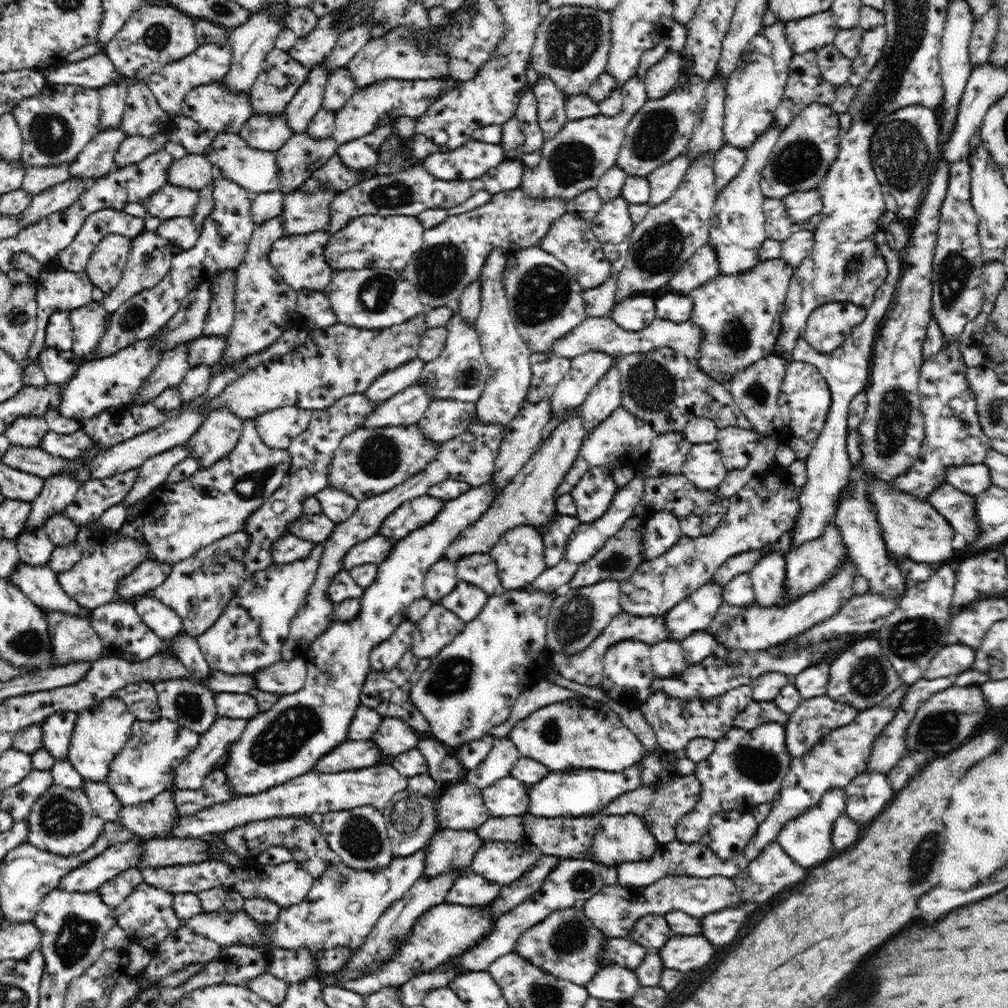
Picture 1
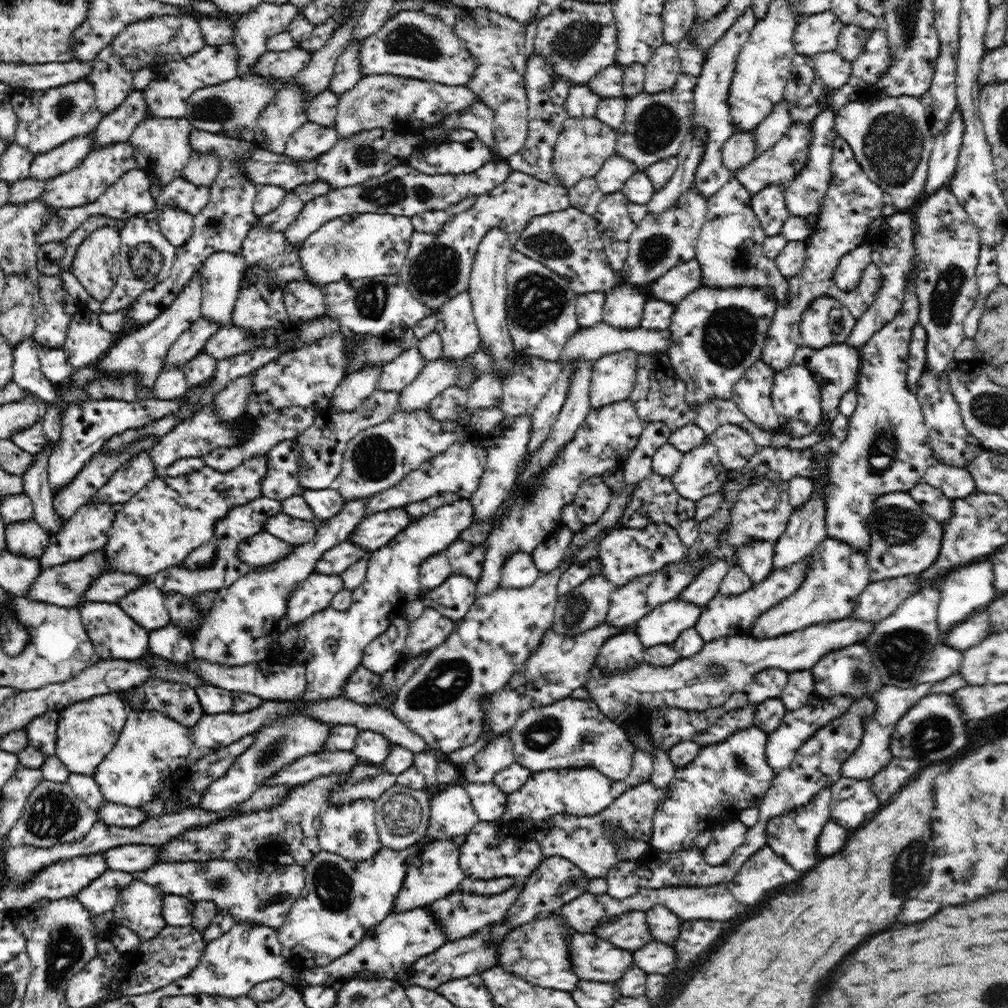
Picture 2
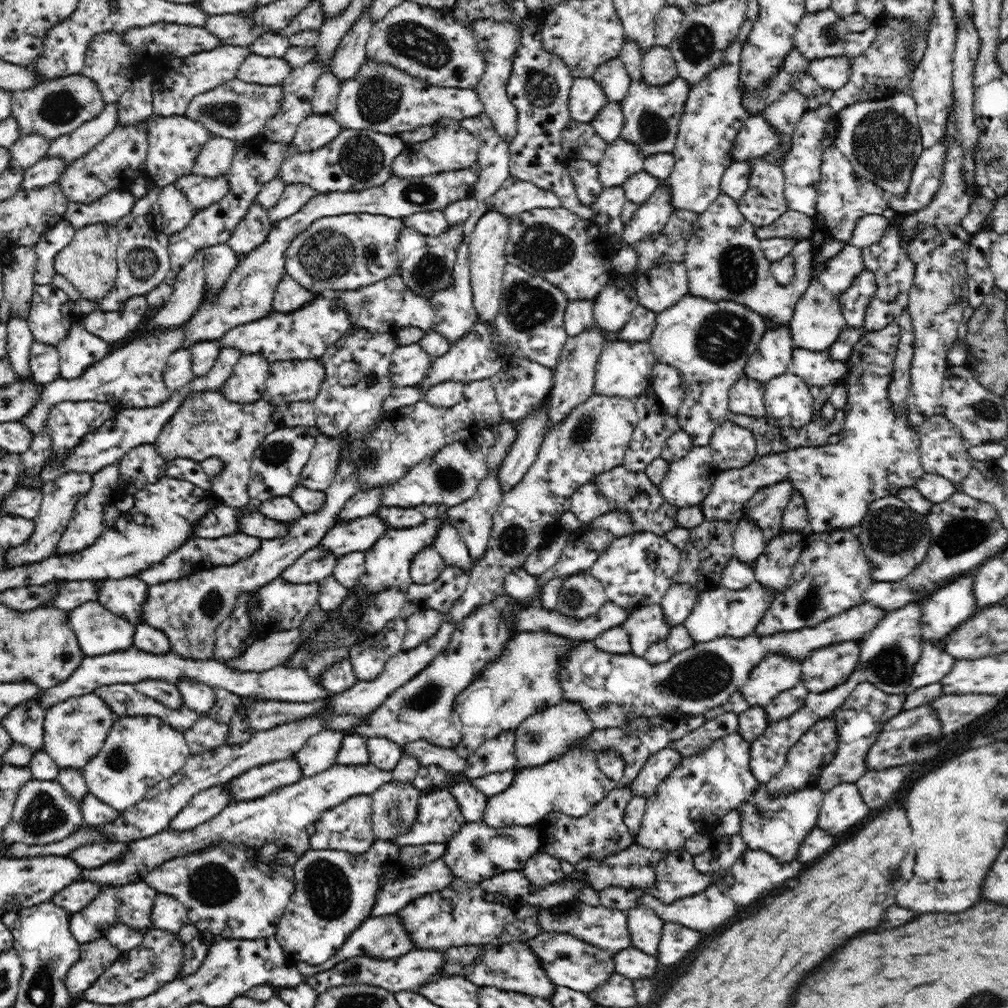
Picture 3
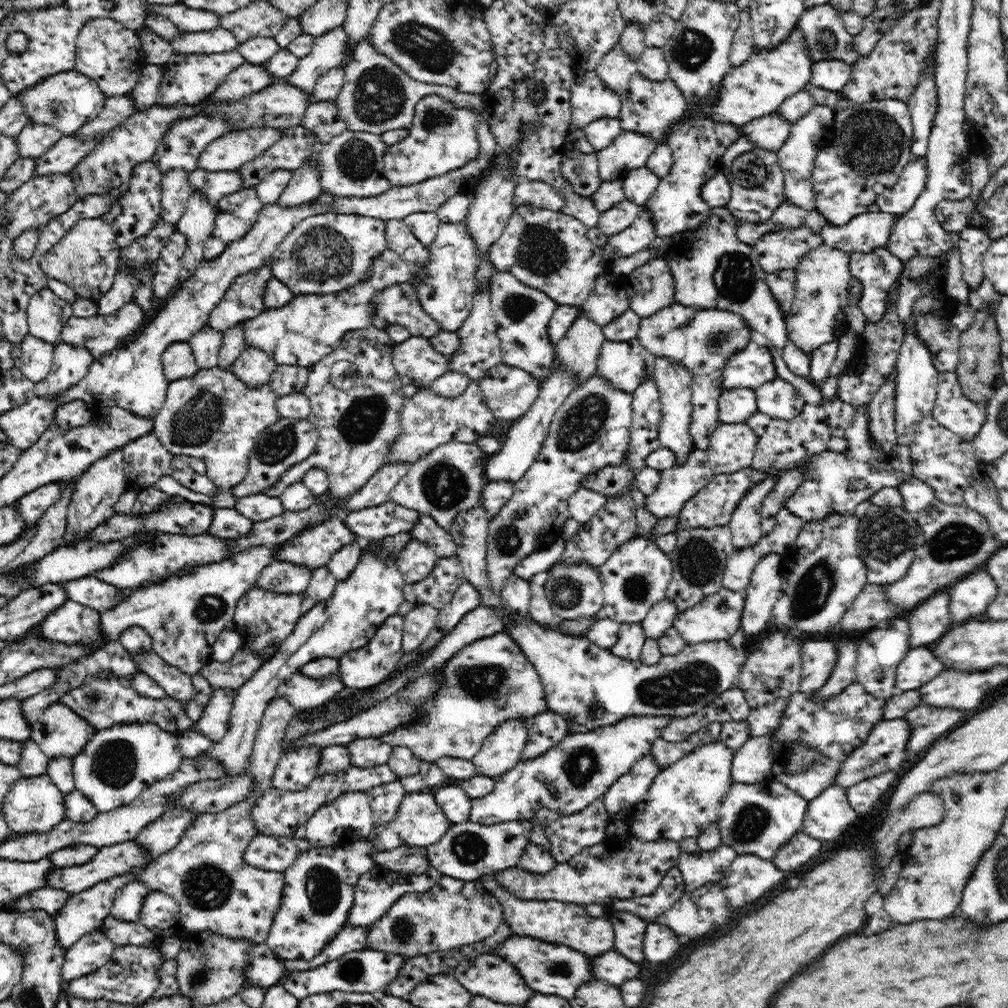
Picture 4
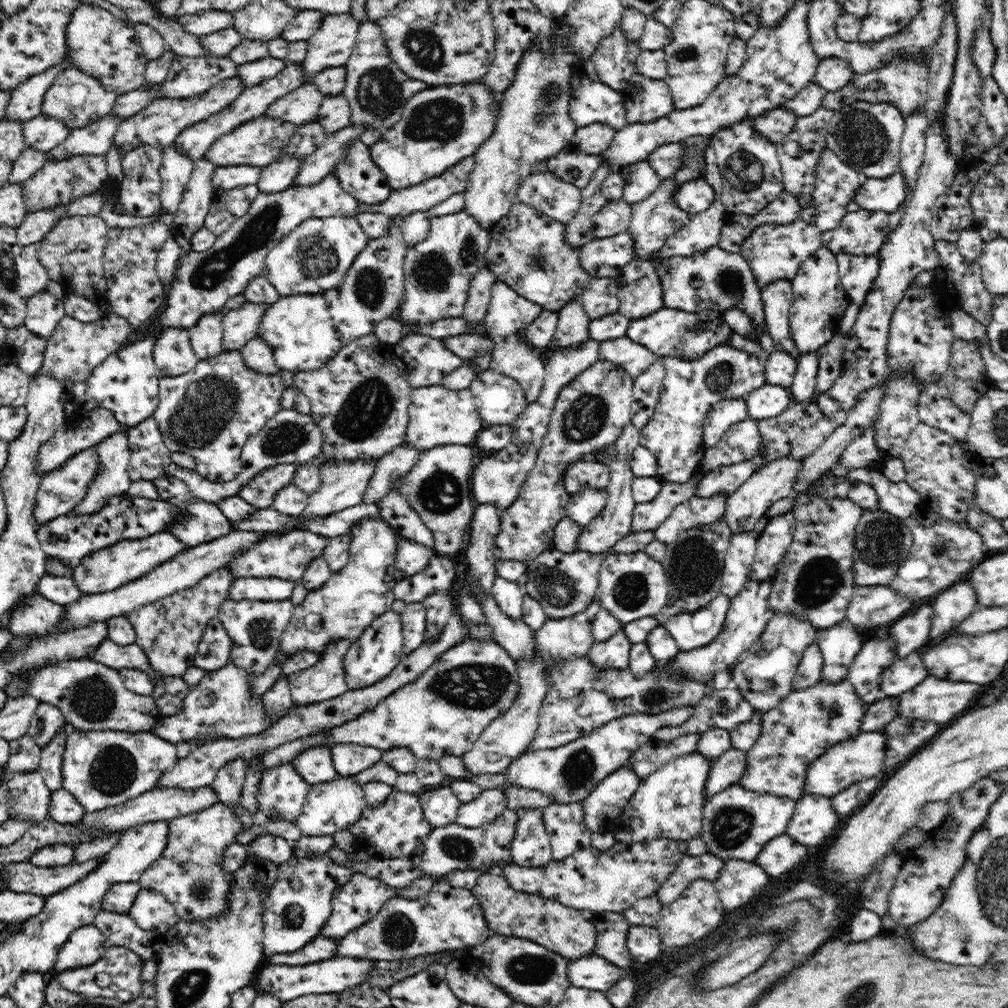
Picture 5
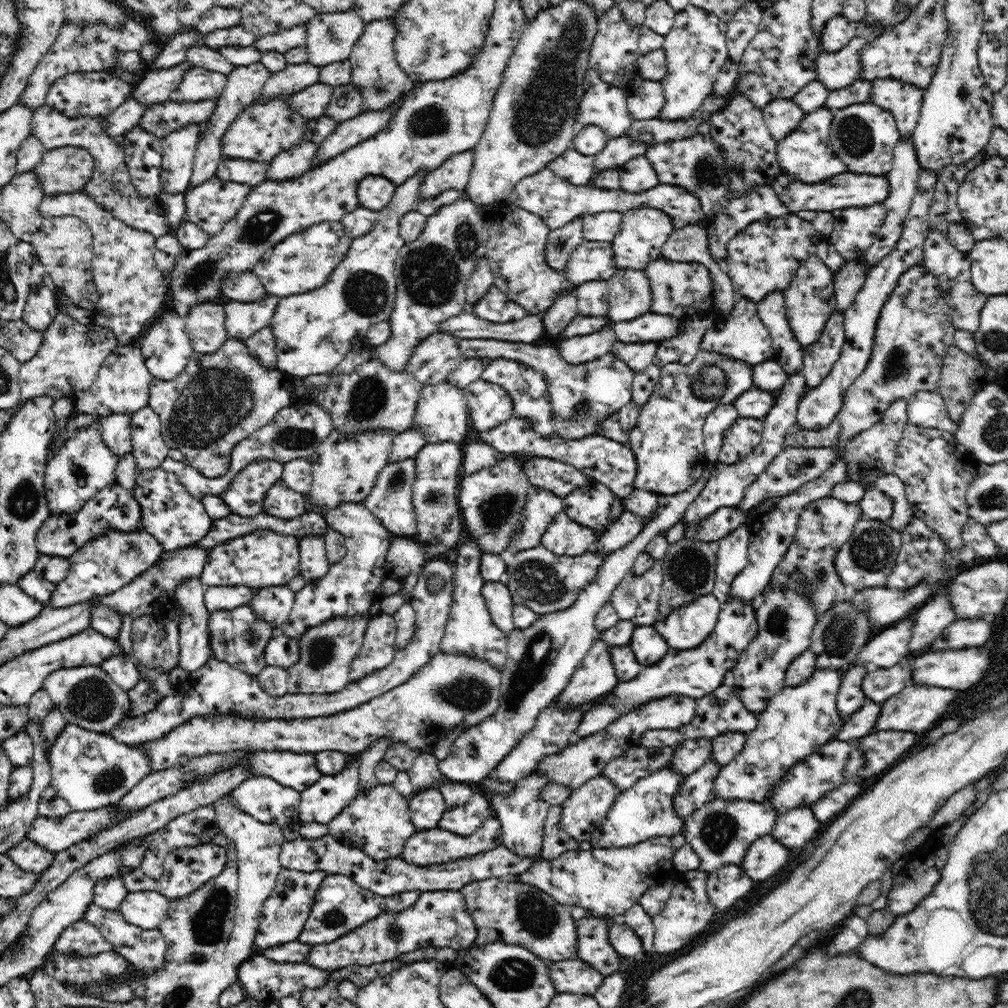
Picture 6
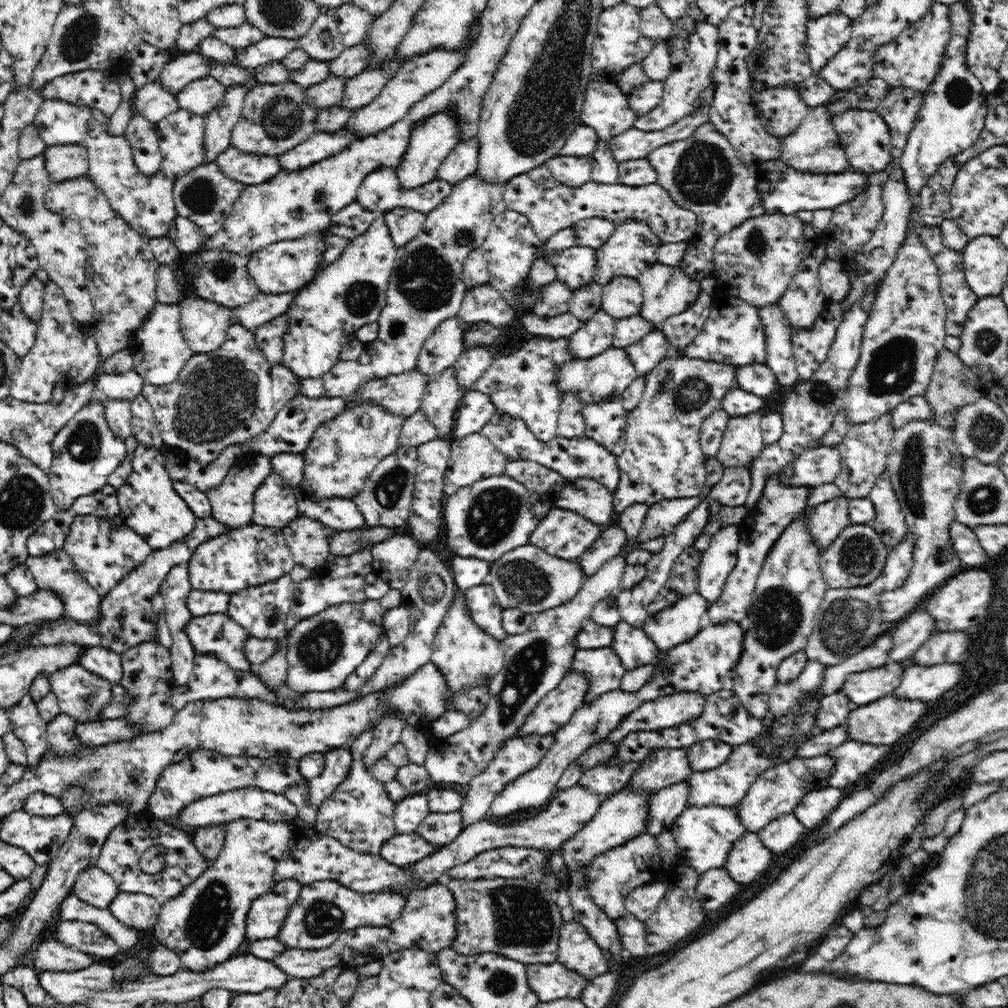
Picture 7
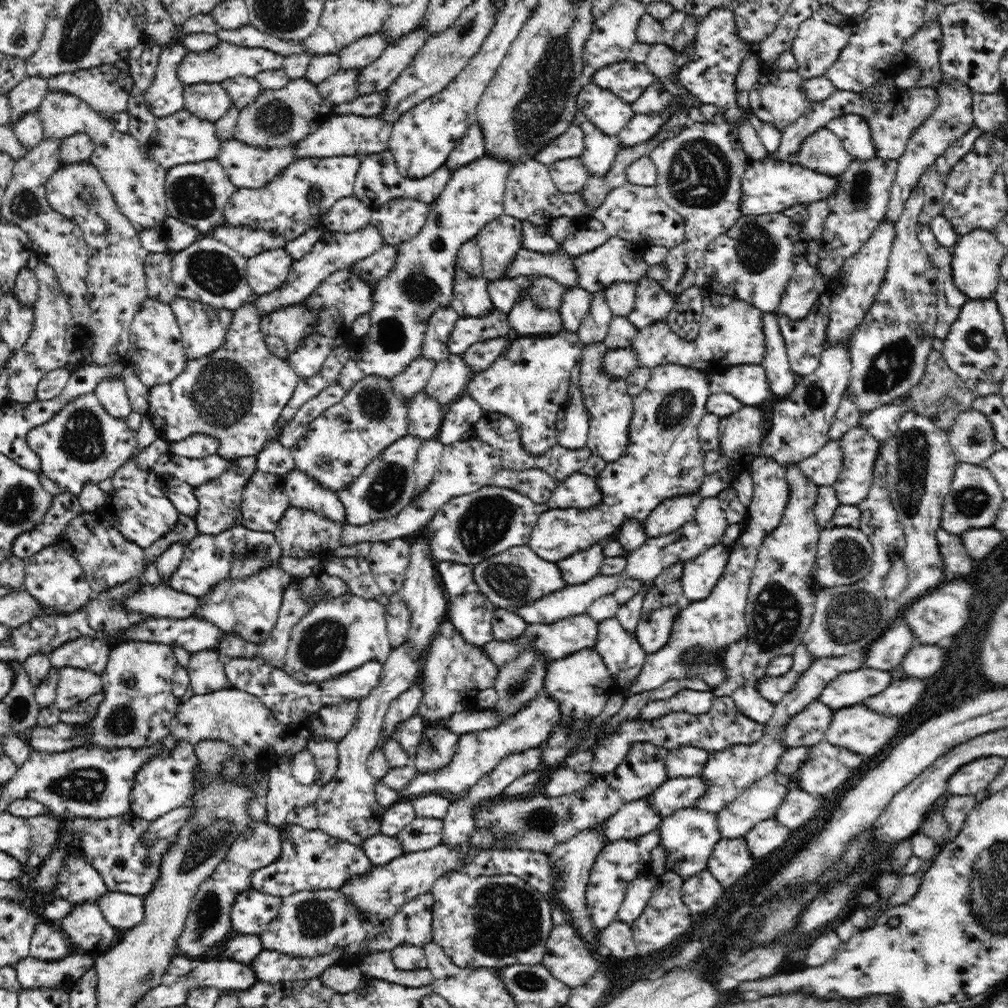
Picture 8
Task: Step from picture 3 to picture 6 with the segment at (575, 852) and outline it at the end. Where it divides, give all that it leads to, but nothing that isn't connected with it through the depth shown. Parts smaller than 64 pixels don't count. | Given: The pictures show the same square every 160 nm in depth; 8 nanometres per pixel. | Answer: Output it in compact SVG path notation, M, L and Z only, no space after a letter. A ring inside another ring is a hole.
M560 805L551 806L544 823L544 838L540 848L540 858L544 860L556 859L568 850L578 848L579 842L558 827L558 820L560 820Z

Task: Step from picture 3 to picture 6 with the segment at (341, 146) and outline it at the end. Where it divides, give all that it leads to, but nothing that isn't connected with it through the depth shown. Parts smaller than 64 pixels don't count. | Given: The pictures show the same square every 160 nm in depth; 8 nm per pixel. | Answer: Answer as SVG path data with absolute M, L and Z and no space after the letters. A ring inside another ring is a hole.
M366 175L357 186L358 206L378 212L388 206L396 188L385 176Z

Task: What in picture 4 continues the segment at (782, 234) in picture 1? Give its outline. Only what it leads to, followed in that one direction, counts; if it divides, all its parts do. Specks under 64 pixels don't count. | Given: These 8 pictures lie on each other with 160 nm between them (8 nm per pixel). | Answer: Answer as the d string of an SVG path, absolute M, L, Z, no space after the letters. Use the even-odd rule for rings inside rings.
M740 134L722 154L722 168L719 172L726 175L731 187L731 196L725 207L737 219L751 223L760 223L768 220L772 212L786 201L784 189L784 175L781 171L777 151L765 150Z

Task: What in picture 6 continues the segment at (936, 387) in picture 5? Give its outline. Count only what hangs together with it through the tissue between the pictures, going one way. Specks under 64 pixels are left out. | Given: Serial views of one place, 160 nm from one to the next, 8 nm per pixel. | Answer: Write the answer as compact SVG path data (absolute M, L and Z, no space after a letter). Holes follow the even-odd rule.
M918 392L906 402L910 425L936 428L951 433L958 429L958 422L949 417L945 401L938 393Z

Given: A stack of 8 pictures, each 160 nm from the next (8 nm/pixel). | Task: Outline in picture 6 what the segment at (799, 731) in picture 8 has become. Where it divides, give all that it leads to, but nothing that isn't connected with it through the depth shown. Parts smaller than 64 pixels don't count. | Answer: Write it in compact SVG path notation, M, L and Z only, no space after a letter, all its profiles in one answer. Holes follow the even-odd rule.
M860 665L855 666L852 670L848 670L840 682L838 694L836 694L836 711L842 718L850 716L856 712L867 699L860 684L862 678L867 674L869 668L861 668Z

